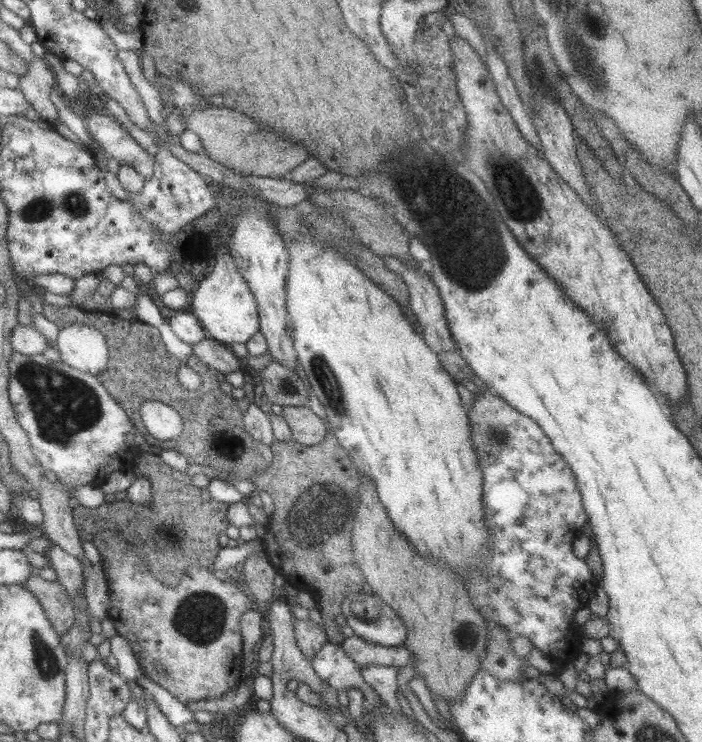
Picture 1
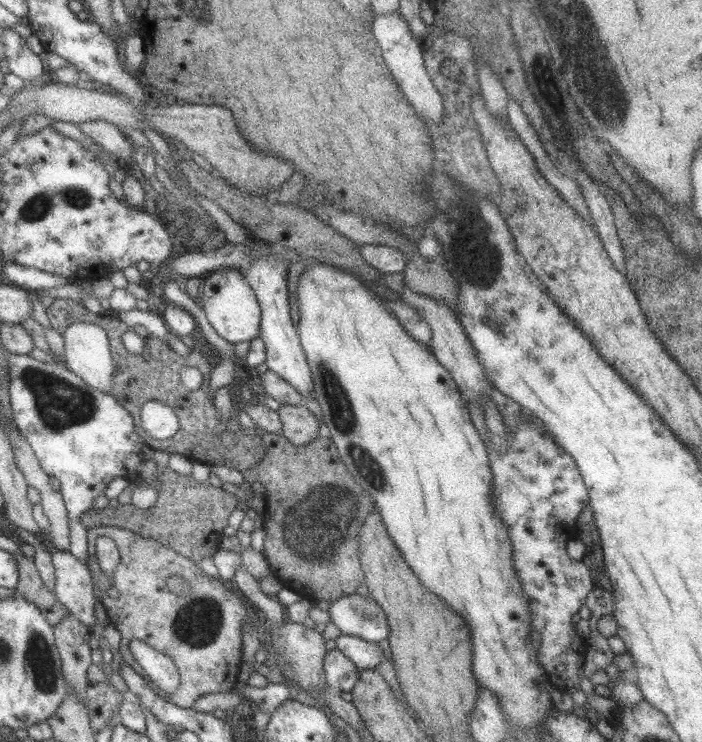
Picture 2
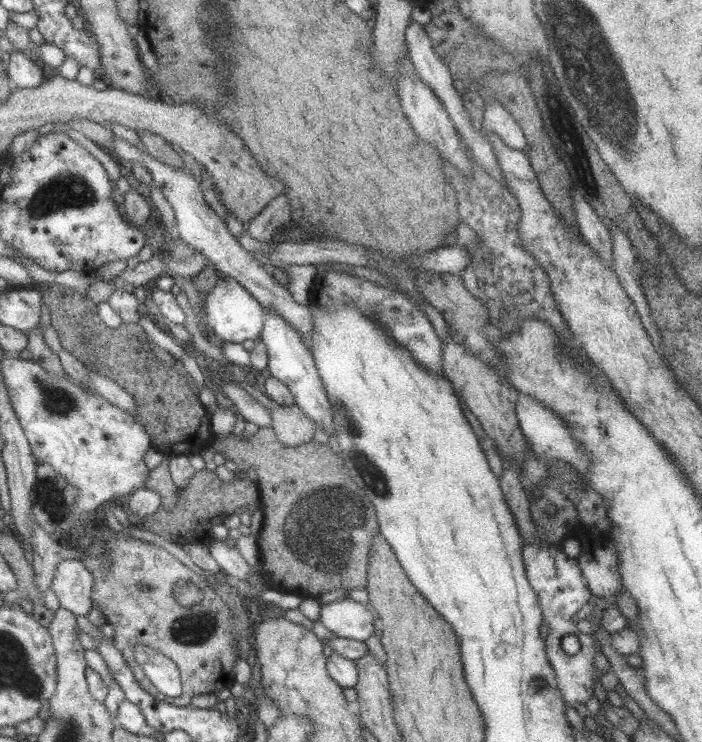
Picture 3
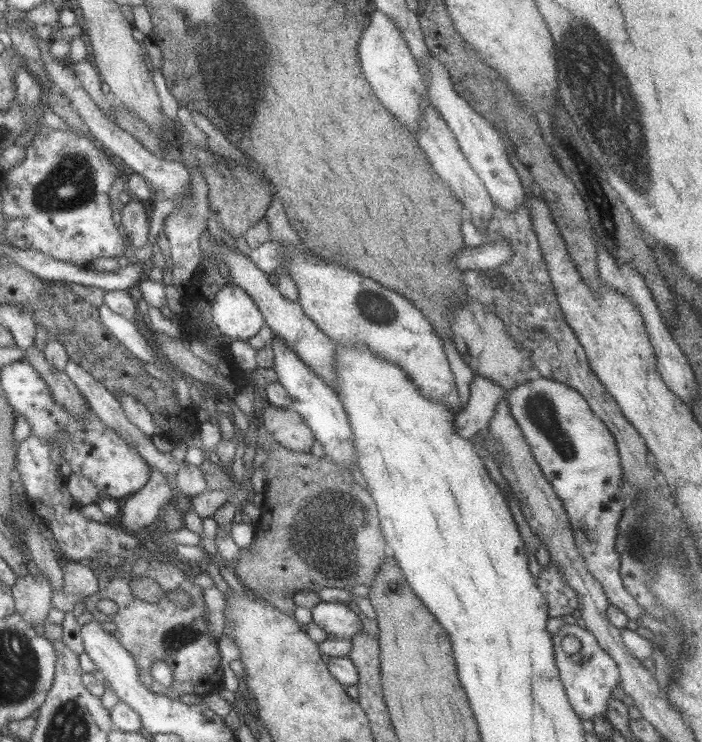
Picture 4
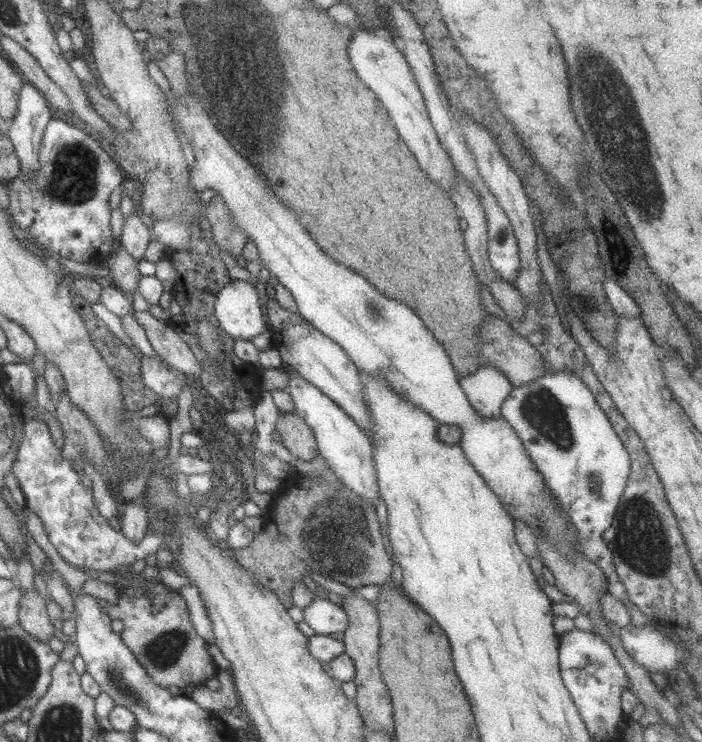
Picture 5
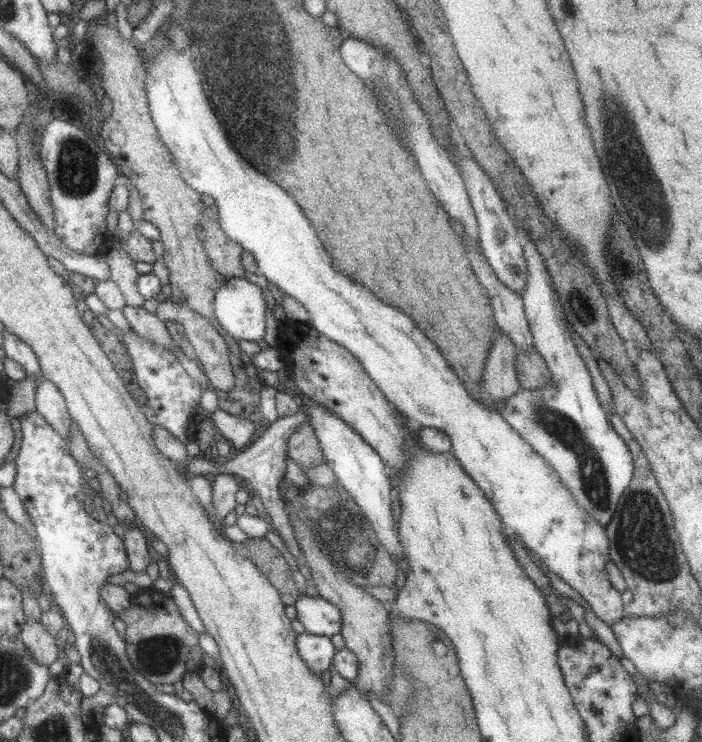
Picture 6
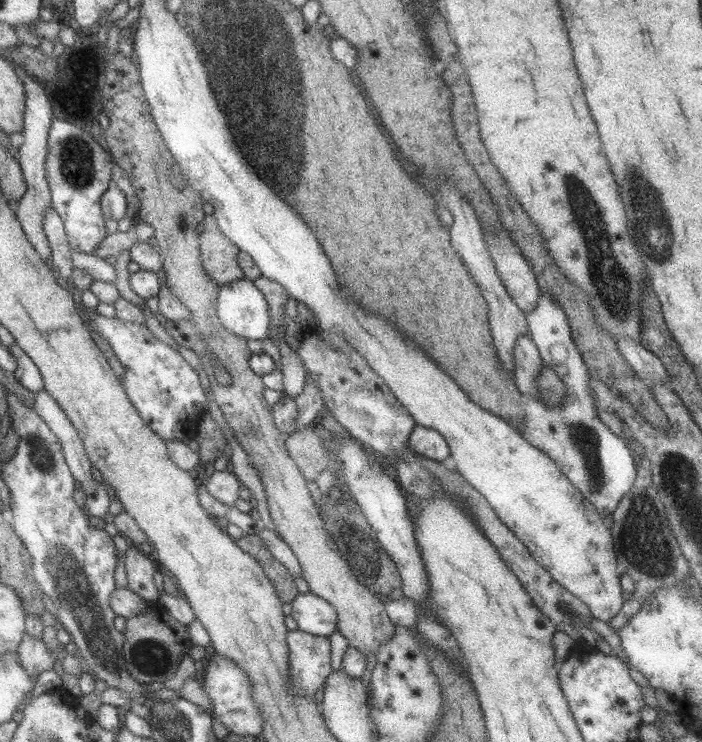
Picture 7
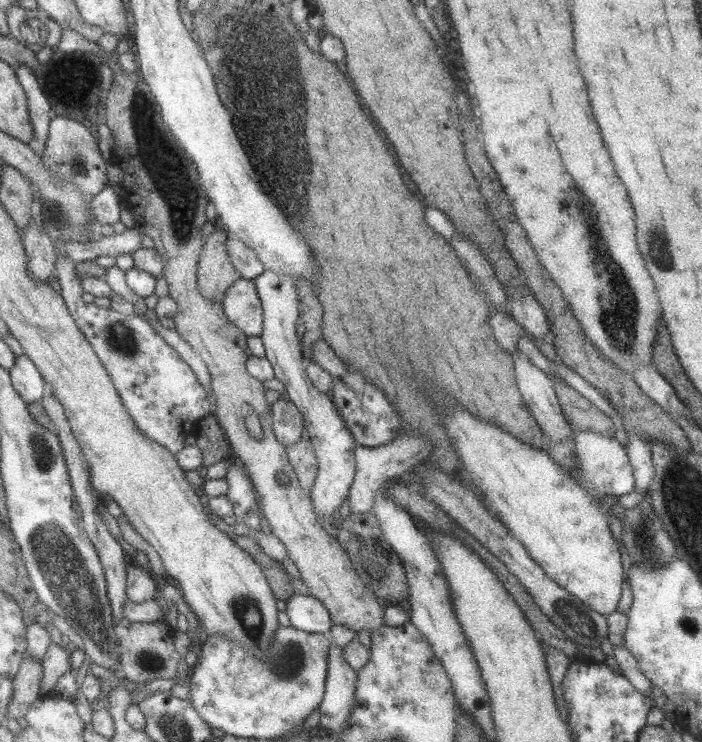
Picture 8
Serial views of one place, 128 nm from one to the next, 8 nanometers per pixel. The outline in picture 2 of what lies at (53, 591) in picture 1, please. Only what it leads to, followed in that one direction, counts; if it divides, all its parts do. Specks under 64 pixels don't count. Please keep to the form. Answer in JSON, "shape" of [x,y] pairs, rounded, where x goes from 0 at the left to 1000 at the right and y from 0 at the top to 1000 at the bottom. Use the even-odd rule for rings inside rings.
{"shape":[[[27,744],[16,748],[21,753],[26,771],[23,801],[47,813],[71,842],[75,844],[81,838],[87,838],[97,827],[95,821],[81,809],[75,796],[70,798],[60,788],[58,779],[50,767],[50,761],[47,761],[46,753],[33,749]]]}

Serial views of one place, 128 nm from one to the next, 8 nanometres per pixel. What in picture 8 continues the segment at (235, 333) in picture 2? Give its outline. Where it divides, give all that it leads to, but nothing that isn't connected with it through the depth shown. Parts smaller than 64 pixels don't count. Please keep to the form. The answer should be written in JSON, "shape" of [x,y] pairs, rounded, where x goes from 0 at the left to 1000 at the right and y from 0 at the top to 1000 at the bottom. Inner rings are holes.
{"shape":[[[340,373],[313,406],[321,430],[352,454],[369,454],[373,447],[373,414],[360,377]]]}

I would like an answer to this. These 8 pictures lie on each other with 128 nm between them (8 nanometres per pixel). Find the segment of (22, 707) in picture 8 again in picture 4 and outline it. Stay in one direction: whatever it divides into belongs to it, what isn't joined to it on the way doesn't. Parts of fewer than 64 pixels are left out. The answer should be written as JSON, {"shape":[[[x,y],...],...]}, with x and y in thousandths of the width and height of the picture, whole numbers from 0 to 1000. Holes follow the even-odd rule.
{"shape":[[[58,771],[38,774],[26,778],[14,792],[21,817],[20,825],[27,826],[30,834],[44,844],[64,841],[77,801],[68,779]]]}

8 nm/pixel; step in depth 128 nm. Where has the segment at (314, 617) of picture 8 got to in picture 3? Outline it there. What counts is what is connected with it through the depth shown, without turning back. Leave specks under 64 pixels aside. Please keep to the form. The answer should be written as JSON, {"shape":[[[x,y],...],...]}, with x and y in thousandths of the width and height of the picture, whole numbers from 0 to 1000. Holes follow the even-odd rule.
{"shape":[[[491,803],[487,809],[456,815],[453,836],[477,858],[517,865],[534,852],[531,840],[540,840],[531,826],[526,815]]]}

